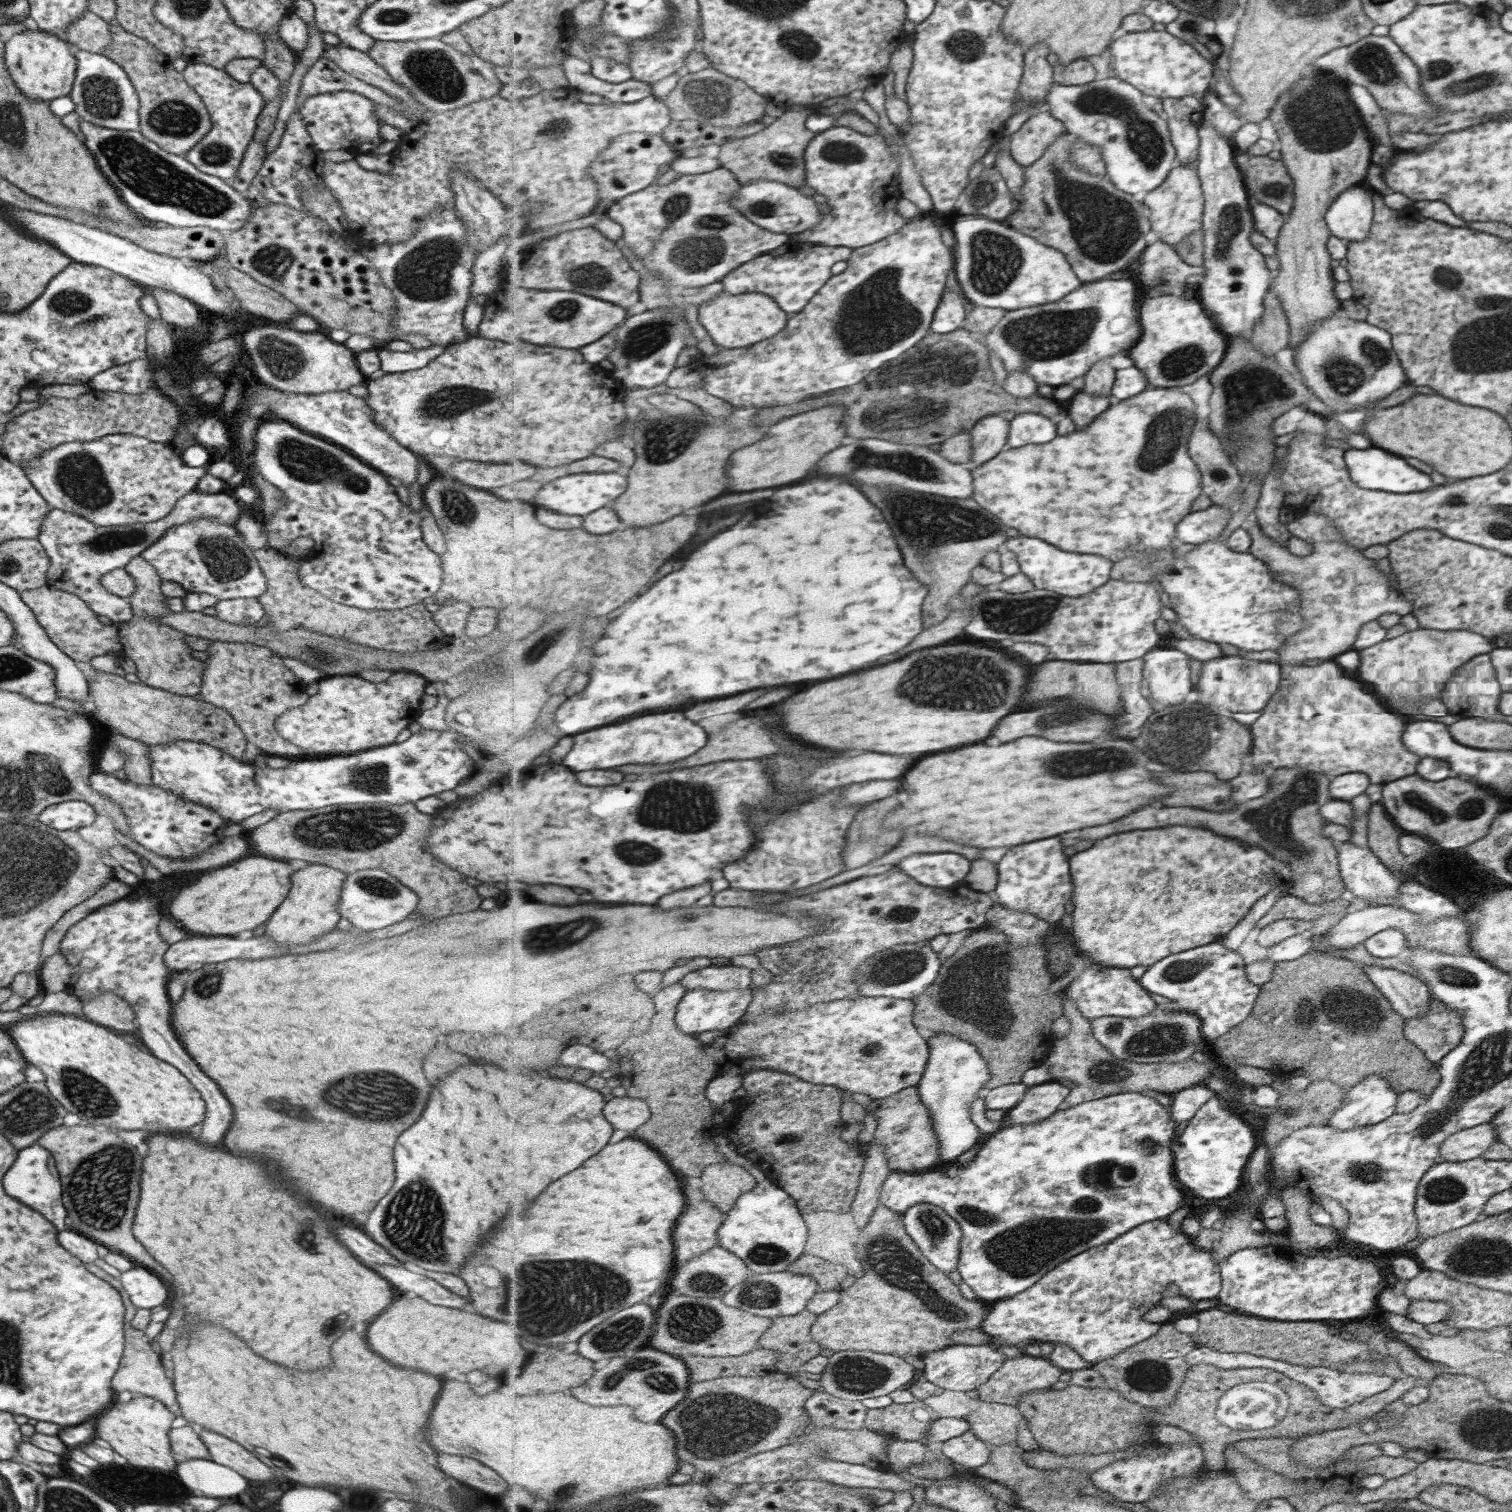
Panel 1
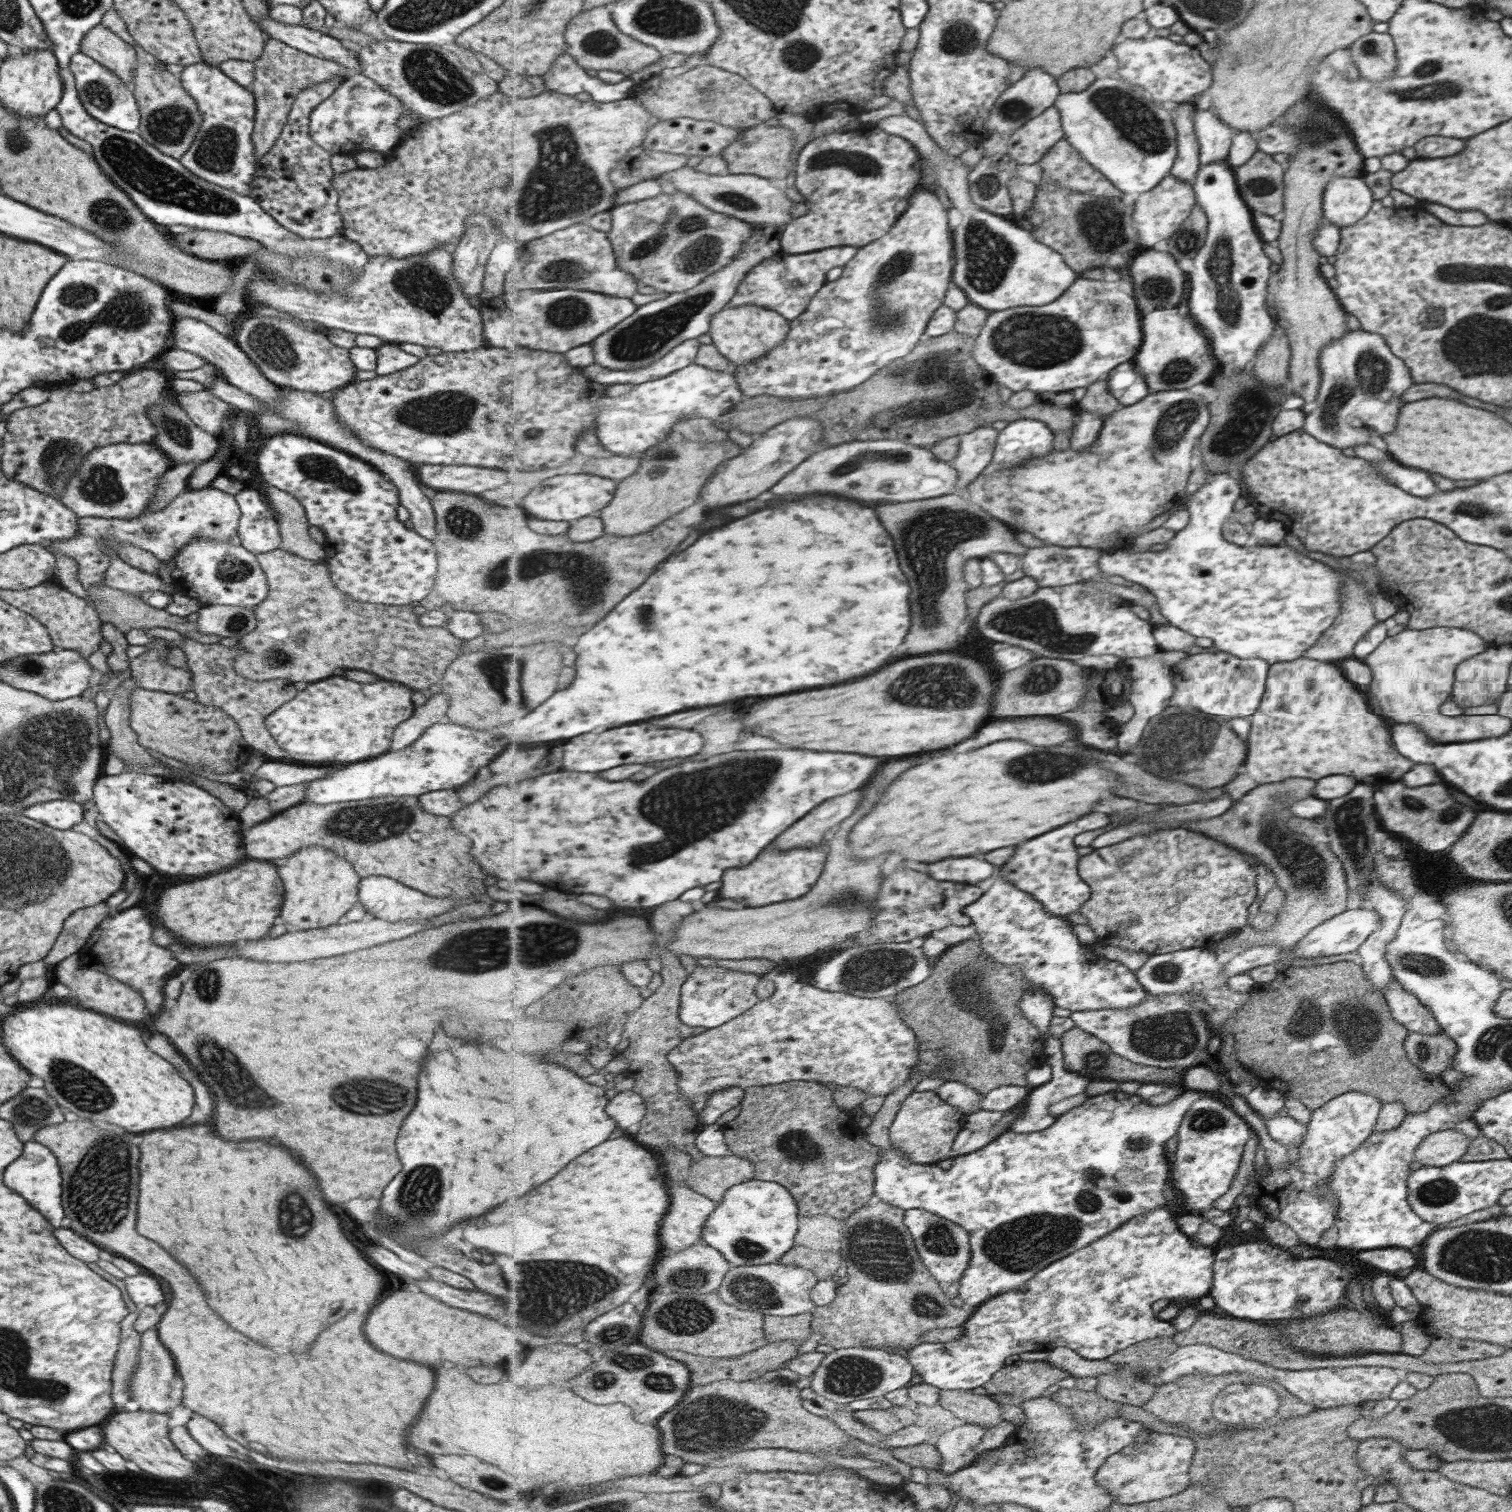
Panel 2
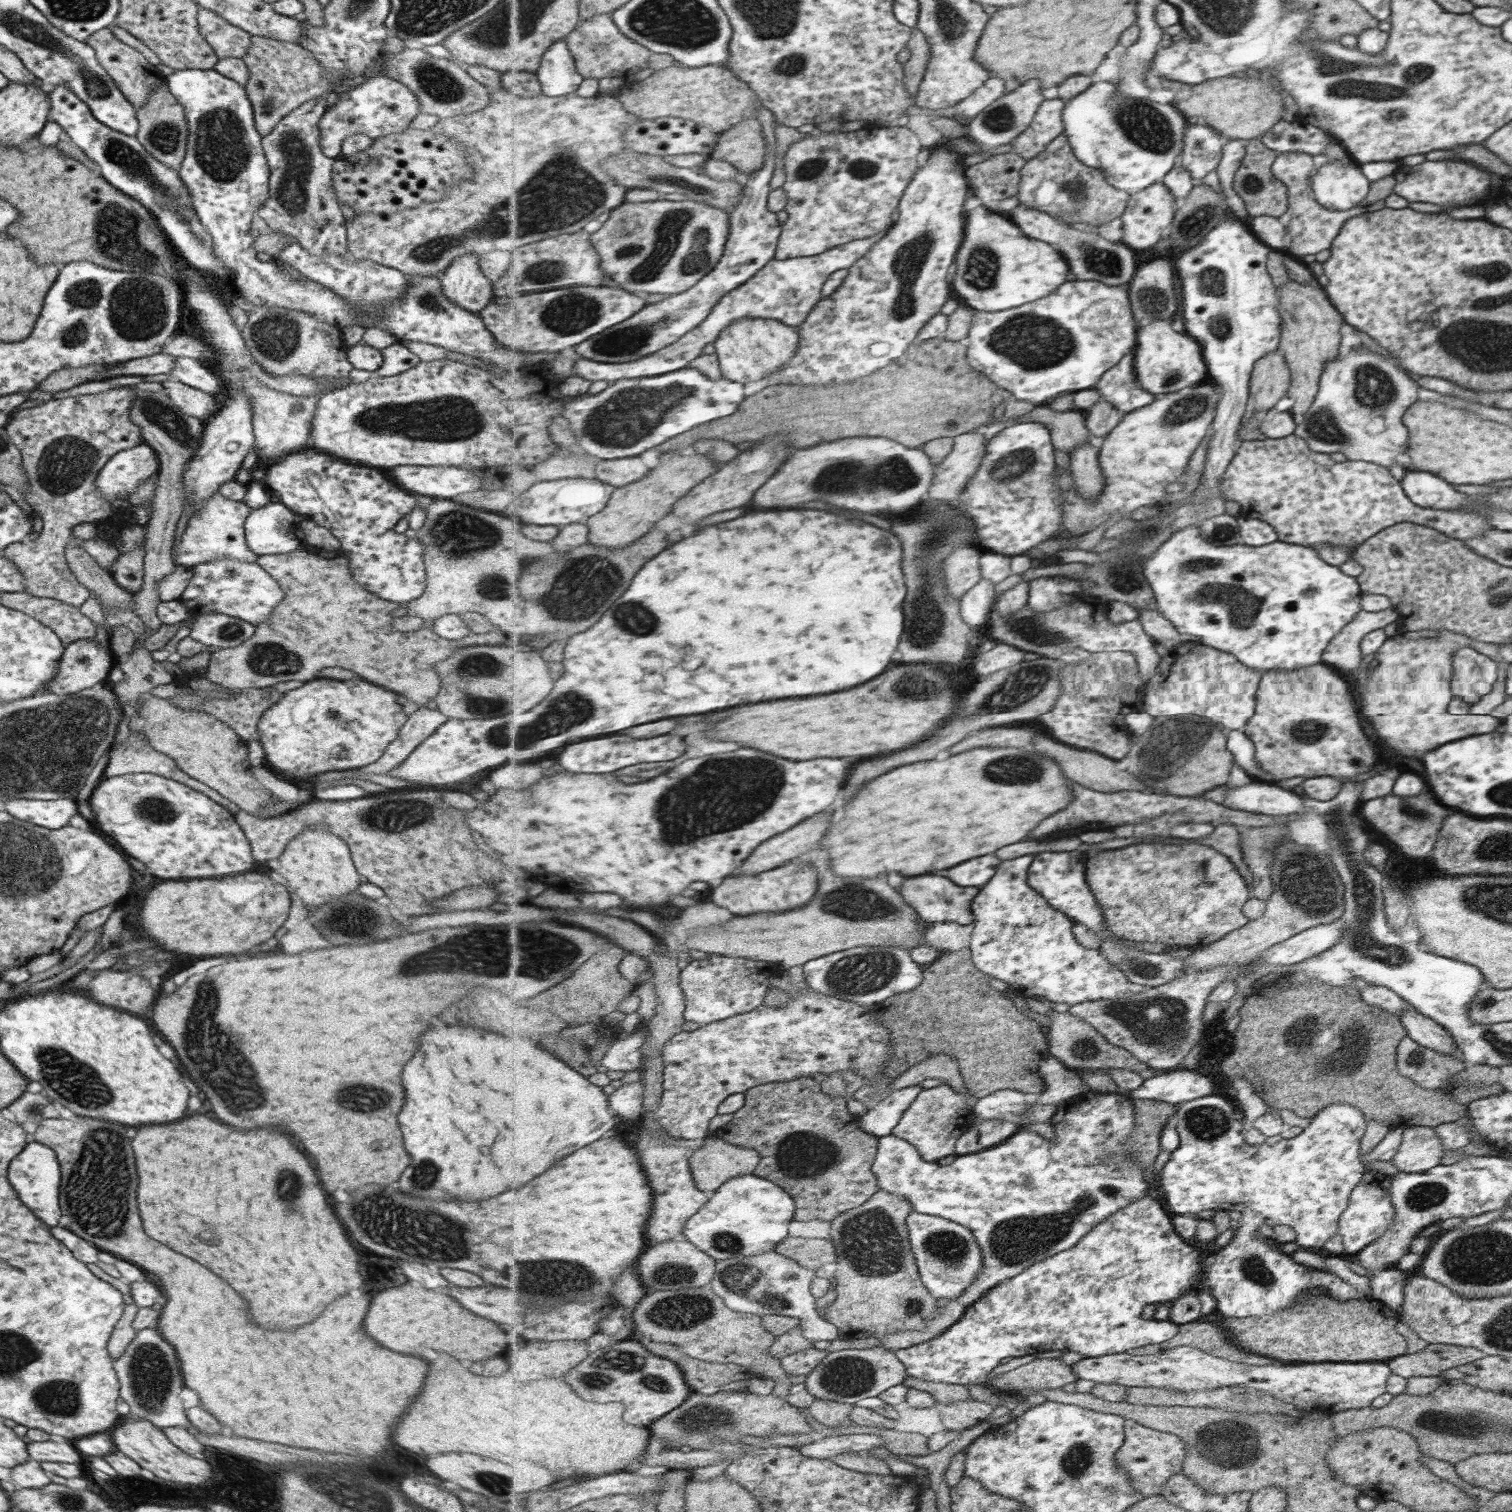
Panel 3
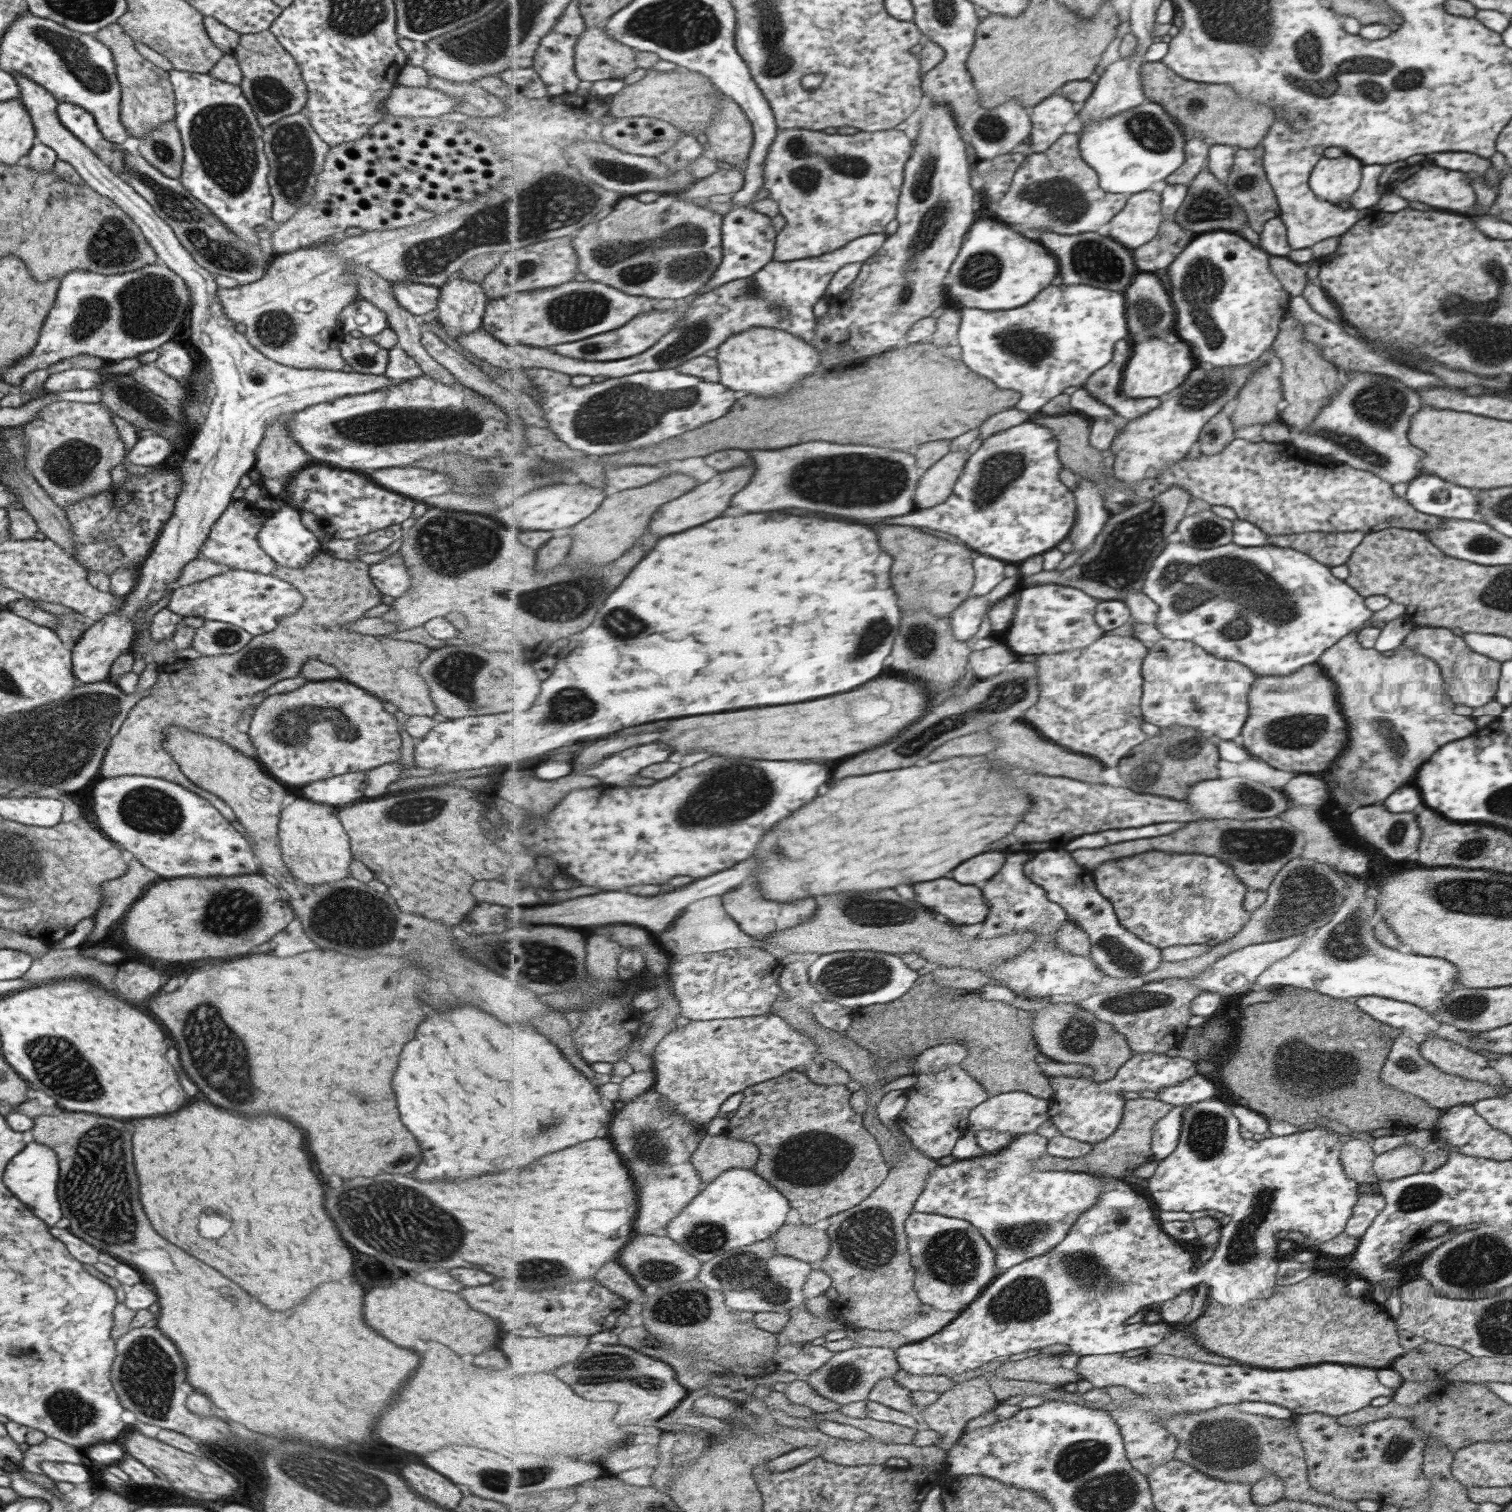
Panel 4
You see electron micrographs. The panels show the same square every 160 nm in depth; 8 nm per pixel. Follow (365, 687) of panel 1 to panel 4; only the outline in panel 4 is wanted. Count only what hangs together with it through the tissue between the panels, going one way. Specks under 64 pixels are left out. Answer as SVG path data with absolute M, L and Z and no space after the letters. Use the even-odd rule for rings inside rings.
M331 679L327 681L306 681L302 686L290 692L268 695L264 699L259 699L257 705L252 713L251 720L246 735L252 742L254 748L254 759L258 762L261 768L271 777L281 780L287 784L295 784L295 786L302 786L310 782L329 778L331 776L339 776L349 772L357 772L359 770L369 770L381 766L381 764L390 763L399 759L399 747L401 746L401 739L403 739L398 731L396 721L393 715L383 709L383 702L378 698L371 696L371 693L365 689L359 688L349 681Z

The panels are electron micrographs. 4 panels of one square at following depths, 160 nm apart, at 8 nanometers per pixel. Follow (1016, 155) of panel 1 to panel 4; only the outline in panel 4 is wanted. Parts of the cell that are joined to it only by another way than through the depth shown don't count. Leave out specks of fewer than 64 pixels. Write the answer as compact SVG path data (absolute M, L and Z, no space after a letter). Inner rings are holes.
M1055 94L1031 109L1031 150L1045 152L1064 136L1071 120L1079 117L1079 106L1064 95Z

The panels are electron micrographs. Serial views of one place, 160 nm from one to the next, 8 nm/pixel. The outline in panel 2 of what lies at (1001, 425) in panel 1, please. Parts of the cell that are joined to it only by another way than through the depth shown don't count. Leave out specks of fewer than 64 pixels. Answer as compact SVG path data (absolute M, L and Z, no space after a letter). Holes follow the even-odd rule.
M991 424L959 436L959 454L949 463L958 470L957 490L968 488L981 472L993 462L1000 430Z

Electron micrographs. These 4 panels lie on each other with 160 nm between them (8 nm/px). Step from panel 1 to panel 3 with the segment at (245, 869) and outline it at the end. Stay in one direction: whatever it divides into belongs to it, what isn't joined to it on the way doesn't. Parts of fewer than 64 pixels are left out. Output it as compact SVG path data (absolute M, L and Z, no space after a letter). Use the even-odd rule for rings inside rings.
M245 871L245 874L229 878L205 878L205 880L177 880L161 882L149 890L141 904L137 926L151 940L161 944L169 952L193 954L193 956L215 956L215 954L239 954L245 952L275 934L288 916L291 903L285 888L275 883L268 874Z

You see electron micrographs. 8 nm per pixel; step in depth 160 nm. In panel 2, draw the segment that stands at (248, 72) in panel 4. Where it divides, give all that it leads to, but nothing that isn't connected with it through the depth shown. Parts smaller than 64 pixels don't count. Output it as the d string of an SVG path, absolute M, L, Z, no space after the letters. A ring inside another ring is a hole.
M265 38L262 53L253 61L253 64L254 79L248 87L254 96L254 121L250 139L253 154L259 162L279 136L290 104L299 91L330 78L345 80L347 76L350 76L350 72L332 60L323 60L305 54L283 42L268 38Z

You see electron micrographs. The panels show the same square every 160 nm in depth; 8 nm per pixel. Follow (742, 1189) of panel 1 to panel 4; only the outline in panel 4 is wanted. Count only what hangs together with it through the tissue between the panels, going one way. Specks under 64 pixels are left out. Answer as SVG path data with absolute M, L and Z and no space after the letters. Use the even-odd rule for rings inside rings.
M707 1134L691 1161L707 1184L732 1168L754 1169L759 1159L760 1148L755 1143L733 1139L728 1134Z

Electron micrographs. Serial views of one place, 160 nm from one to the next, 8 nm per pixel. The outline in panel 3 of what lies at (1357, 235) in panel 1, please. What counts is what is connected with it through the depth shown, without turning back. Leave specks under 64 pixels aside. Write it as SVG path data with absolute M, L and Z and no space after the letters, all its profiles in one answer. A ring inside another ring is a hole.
M1332 160L1314 169L1311 175L1313 200L1329 210L1356 208L1368 194L1371 183L1364 178L1359 164Z

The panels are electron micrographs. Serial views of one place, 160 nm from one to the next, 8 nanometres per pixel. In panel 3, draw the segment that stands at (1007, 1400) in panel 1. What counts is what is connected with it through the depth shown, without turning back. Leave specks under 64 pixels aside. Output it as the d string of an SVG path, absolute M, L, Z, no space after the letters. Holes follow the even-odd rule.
M1060 1358L1035 1359L1030 1363L995 1376L991 1384L1007 1392L1019 1390L1060 1389L1065 1384L1077 1382L1072 1366L1064 1364Z

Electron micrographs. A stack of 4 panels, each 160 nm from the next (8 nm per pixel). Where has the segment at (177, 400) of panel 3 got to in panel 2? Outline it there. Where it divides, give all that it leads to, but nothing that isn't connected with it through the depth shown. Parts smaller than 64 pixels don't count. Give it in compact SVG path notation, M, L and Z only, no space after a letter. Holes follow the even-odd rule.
M204 390L179 393L171 398L195 426L213 437L220 435L222 419L229 413L225 402Z

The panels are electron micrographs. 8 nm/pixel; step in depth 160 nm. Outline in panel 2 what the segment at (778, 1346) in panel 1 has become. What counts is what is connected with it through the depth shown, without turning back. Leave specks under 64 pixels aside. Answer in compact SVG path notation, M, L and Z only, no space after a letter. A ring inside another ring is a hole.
M811 1311L788 1317L767 1315L764 1329L770 1343L795 1340L797 1347L801 1348L814 1331L811 1330L811 1320L813 1320Z

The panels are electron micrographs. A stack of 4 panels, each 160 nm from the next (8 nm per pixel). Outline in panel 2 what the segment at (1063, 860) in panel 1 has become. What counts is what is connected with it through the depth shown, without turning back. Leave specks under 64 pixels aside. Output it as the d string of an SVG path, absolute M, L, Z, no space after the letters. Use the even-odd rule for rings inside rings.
M1095 812L1095 814L1081 818L1079 822L1051 830L1049 834L1043 834L1041 838L1023 842L1021 846L1017 846L1015 858L1011 858L1003 866L1005 878L1009 878L1009 881L1021 891L1033 895L1042 903L1045 910L1057 917L1066 918L1068 914L1073 914L1073 912L1079 913L1082 904L1091 898L1091 888L1081 878L1081 868L1077 868L1081 856L1077 854L1075 838L1083 832L1097 830L1099 826L1107 826L1109 822L1111 820L1107 814Z

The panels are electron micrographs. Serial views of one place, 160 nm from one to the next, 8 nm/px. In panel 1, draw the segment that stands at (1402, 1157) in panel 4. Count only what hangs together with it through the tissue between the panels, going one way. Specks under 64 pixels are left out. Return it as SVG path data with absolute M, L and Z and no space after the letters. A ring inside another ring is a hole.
M1491 1123L1459 1130L1445 1139L1440 1156L1447 1162L1463 1162L1487 1153L1496 1142L1496 1130Z

